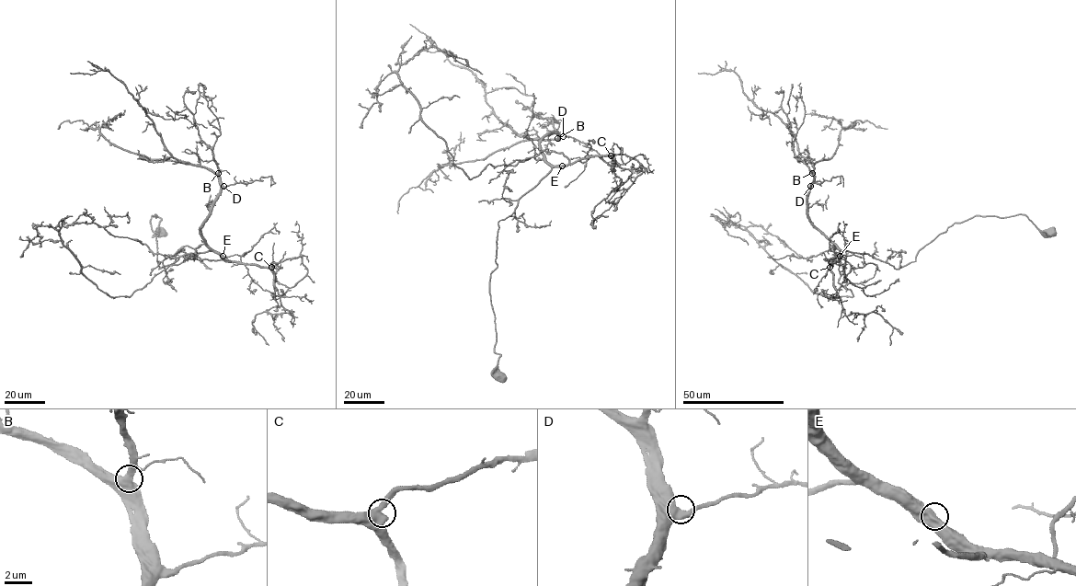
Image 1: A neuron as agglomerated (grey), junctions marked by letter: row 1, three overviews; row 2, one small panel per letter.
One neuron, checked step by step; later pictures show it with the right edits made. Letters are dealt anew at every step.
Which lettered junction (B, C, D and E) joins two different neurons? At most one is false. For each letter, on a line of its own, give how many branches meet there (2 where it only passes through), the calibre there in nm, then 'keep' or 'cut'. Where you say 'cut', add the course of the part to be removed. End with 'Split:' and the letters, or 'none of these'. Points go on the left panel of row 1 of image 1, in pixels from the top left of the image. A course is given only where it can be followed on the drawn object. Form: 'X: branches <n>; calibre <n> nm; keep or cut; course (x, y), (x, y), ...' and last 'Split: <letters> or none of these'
B: branches 2; calibre 600 nm; keep
C: branches 2; calibre 550 nm; keep
D: branches 2; calibre 550 nm; keep
E: branches 2; calibre 550 nm; keep
Split: none of these

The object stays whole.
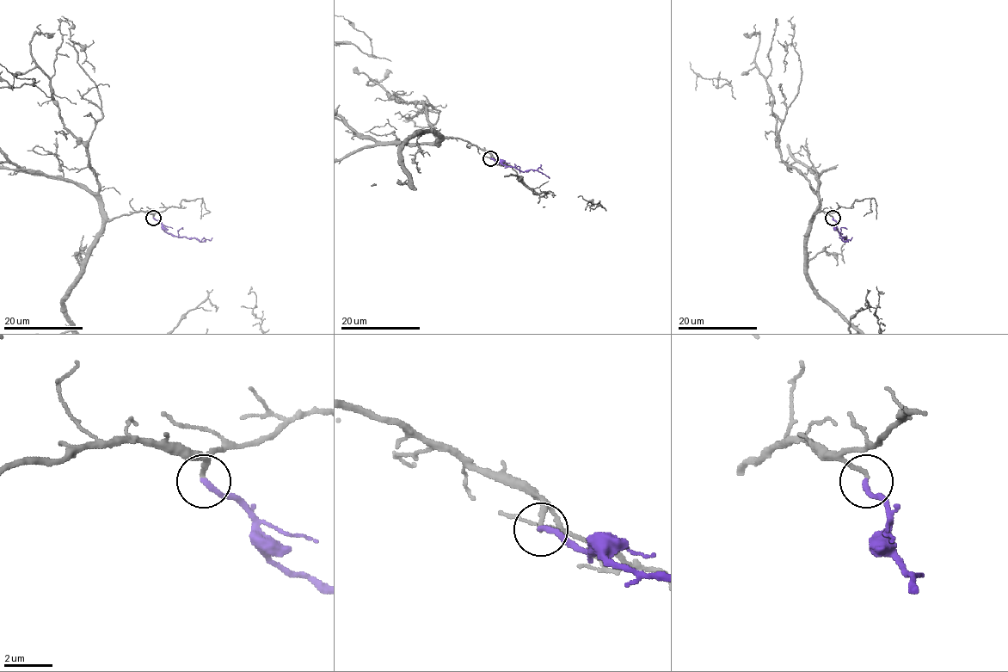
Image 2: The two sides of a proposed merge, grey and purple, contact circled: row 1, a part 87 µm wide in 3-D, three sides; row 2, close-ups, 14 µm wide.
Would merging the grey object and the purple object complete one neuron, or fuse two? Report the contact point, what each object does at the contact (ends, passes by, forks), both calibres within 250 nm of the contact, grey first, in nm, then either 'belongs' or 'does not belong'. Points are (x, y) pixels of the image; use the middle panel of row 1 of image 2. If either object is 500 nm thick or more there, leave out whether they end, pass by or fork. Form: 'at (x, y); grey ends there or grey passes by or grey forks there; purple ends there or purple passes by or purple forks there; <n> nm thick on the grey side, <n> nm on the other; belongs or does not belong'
at (490, 158); grey ends there; purple ends there; 180 nm thick on the grey side, 240 nm on the other; belongs

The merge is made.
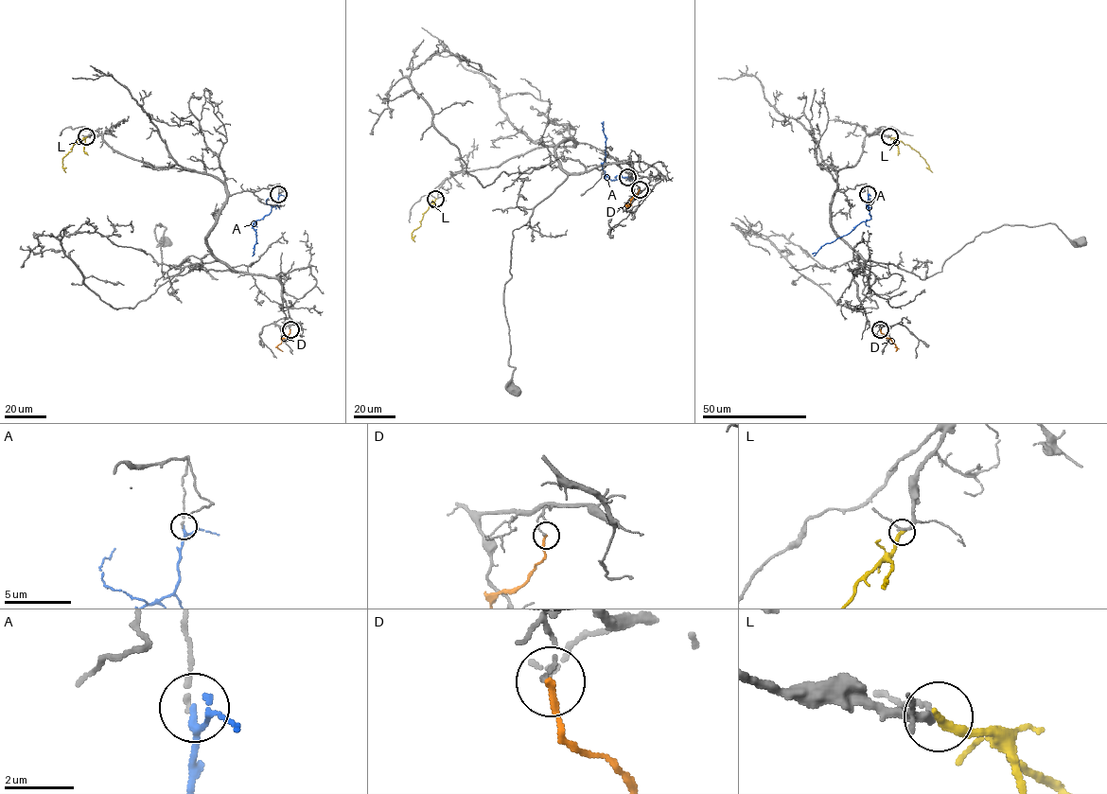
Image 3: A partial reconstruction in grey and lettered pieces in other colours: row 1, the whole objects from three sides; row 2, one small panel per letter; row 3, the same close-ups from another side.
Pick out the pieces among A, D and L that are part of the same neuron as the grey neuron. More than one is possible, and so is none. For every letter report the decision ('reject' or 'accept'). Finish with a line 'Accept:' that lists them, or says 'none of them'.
A: reject
D: reject
L: reject
Accept: none of them

